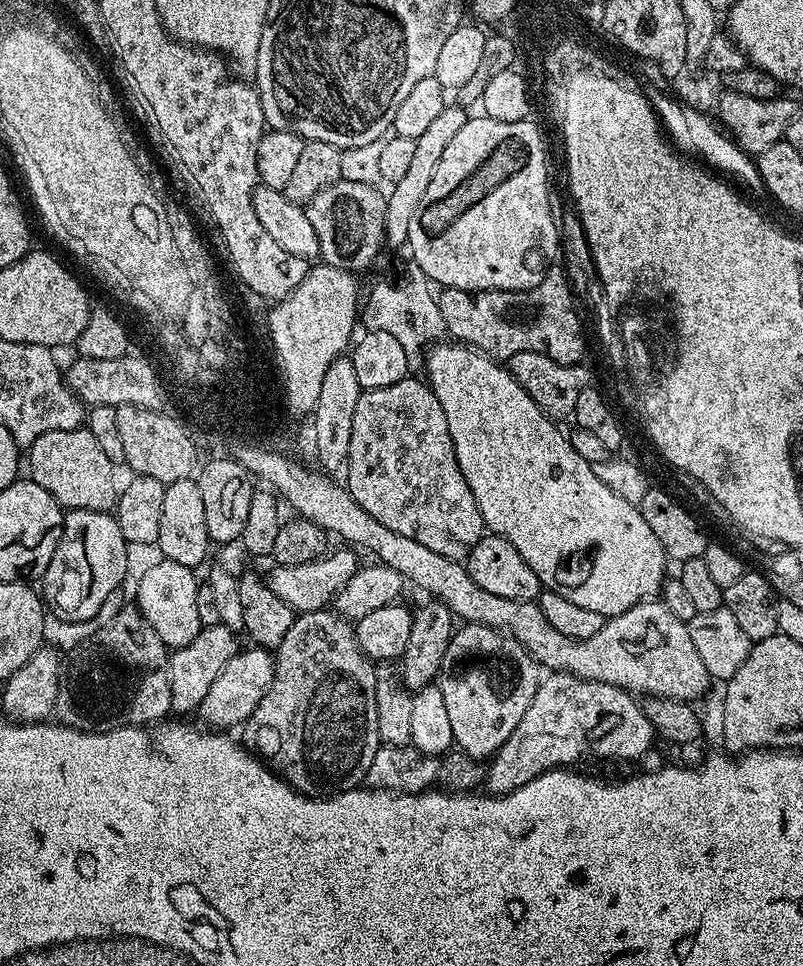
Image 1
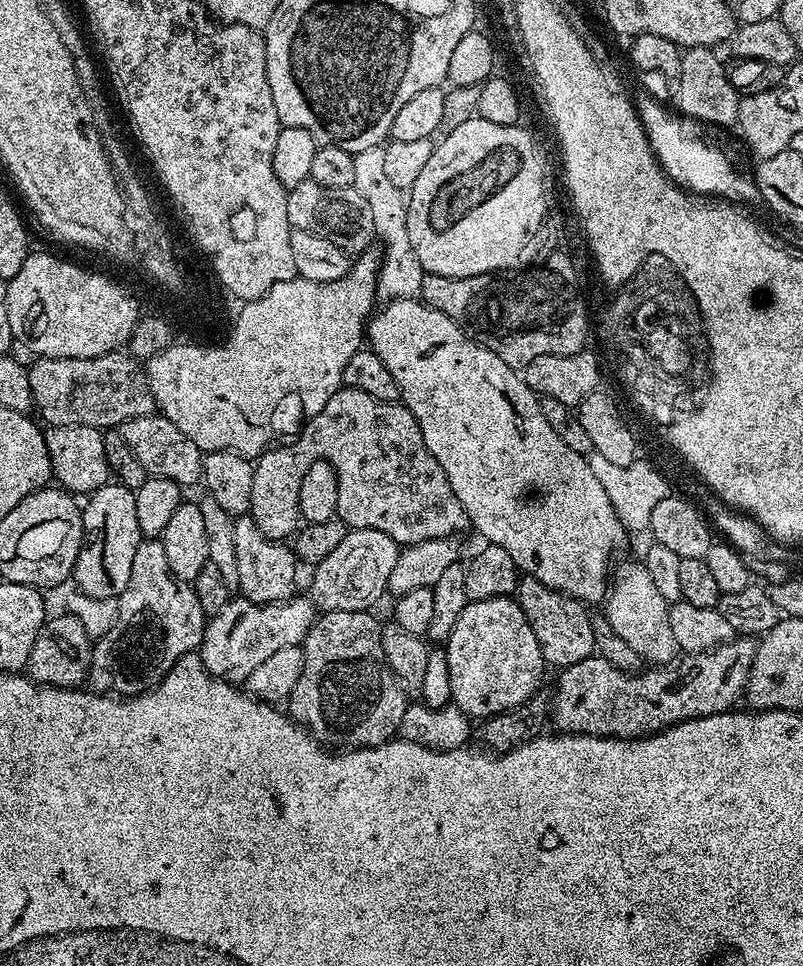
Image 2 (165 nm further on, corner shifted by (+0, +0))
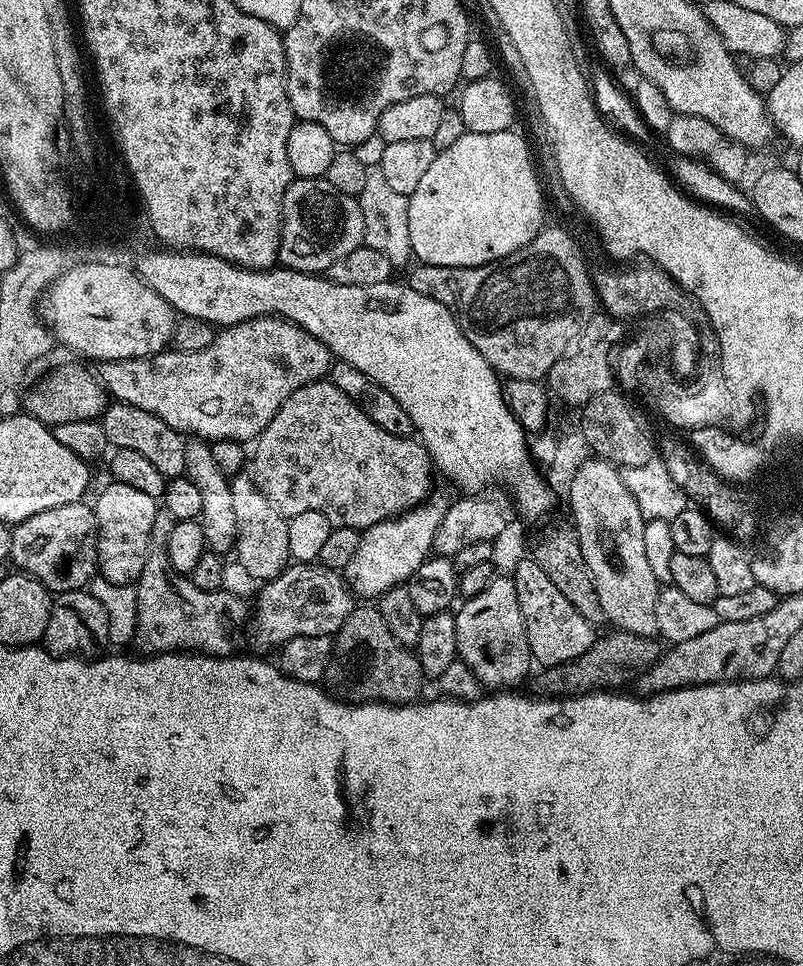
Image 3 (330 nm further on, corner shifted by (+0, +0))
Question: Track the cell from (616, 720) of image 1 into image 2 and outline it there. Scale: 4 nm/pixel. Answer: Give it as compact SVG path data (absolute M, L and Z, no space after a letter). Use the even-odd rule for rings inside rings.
M733 638L724 644L720 644L716 648L711 648L708 652L697 652L695 654L684 654L672 661L670 664L662 664L659 666L649 667L636 675L624 673L620 669L616 669L606 660L606 658L593 654L582 658L582 662L574 662L569 668L559 669L556 680L556 693L553 691L550 696L550 724L556 728L555 731L560 734L579 734L582 736L612 736L615 740L636 740L639 736L652 736L656 732L661 732L664 728L669 728L675 724L681 724L687 720L694 718L702 718L710 714L722 714L723 712L731 712L737 707L736 703L741 703L744 695L744 687L748 681L750 674L750 666L754 662L754 654L756 653L757 641L752 638Z

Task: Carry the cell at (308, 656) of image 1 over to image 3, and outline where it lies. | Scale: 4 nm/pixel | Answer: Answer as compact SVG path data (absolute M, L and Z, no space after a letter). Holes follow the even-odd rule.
M356 606L332 641L332 657L323 683L331 695L345 702L411 704L421 699L426 677L415 651L402 647L390 634L379 607Z

